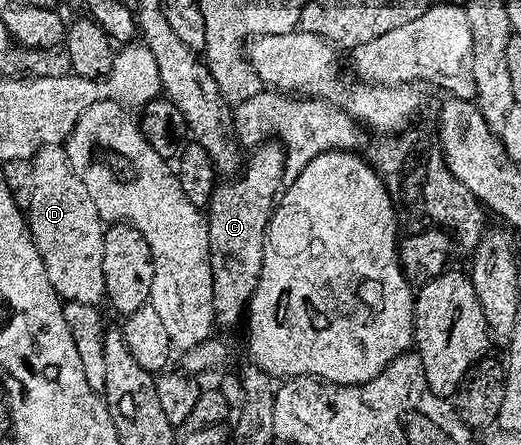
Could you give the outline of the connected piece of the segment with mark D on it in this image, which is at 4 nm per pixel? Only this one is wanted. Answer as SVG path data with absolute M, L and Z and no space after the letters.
M44 146L32 159L32 204L28 211L30 235L44 260L44 272L63 303L101 303L106 296L104 288L104 223L88 196L88 188L80 184L73 168L68 164L66 151L62 146Z

